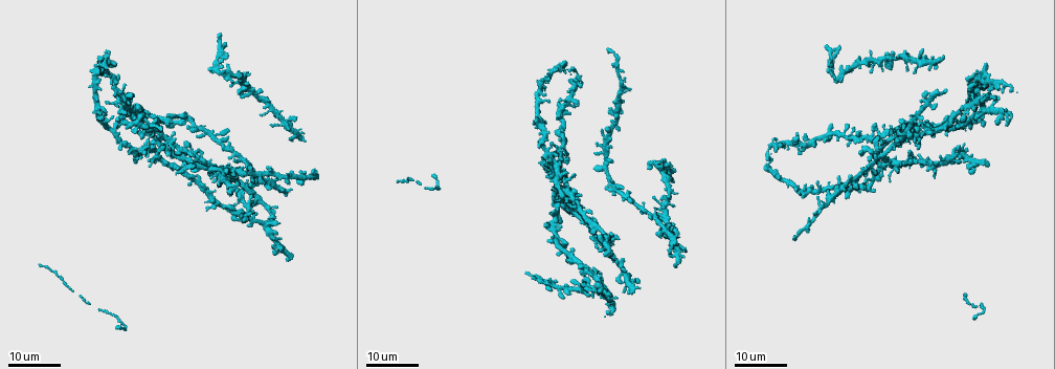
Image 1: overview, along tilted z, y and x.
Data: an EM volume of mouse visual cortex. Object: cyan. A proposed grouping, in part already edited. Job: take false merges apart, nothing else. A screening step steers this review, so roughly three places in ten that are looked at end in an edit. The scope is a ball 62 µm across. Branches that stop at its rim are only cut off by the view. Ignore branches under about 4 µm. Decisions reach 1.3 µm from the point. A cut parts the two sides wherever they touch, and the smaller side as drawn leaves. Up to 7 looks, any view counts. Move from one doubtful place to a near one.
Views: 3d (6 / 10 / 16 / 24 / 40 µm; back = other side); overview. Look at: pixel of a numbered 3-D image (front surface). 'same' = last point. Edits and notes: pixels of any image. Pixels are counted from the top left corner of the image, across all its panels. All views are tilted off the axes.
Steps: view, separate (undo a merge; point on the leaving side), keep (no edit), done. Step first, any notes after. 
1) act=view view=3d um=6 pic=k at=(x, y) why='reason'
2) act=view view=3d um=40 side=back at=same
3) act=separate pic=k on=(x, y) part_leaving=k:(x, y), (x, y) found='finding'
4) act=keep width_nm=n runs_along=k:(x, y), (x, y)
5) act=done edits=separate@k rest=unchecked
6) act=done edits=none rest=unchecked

act=view view=3d um=24 pic=1 at=(125, 124) why='looks like a crossing'

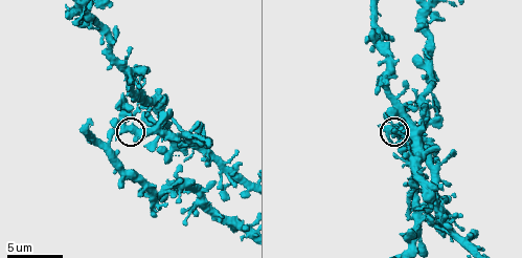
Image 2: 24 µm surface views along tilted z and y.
act=view view=3d um=10 pic=2 at=(128, 130)

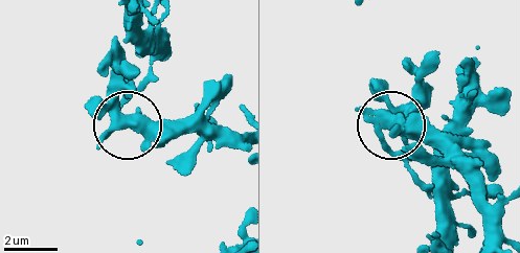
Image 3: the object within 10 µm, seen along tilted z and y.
act=separate pic=3 on=(386, 147) part_leaving=3:(375, 118), (387, 147), (429, 197) found='a second cell is stuck on'

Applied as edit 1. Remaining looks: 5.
act=view view=overview why='see it whole again'

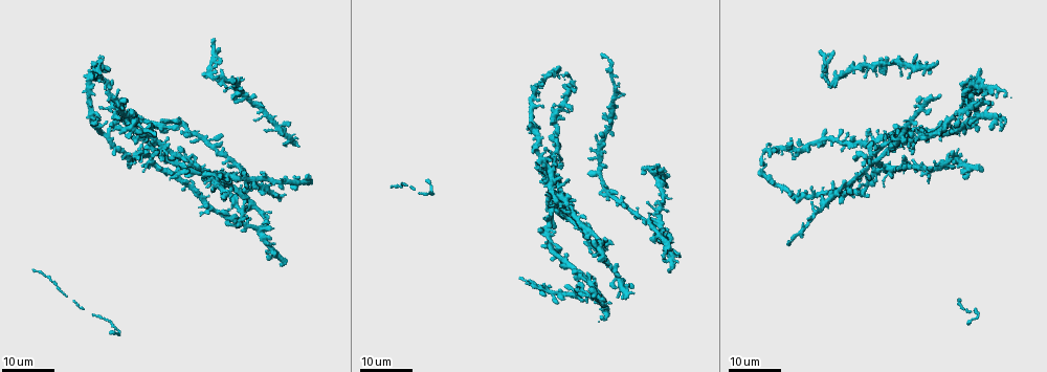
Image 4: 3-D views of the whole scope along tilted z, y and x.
act=view view=3d um=16 pic=4 at=(548, 211) why='a fork'

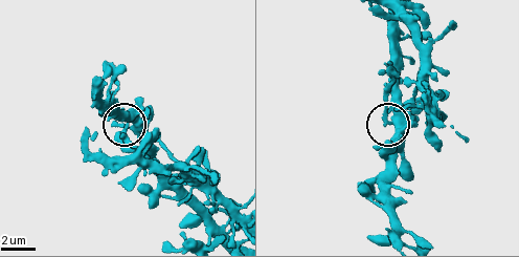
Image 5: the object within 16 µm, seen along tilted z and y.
act=view view=3d um=6 pic=5 at=(127, 125) why='zoom in'

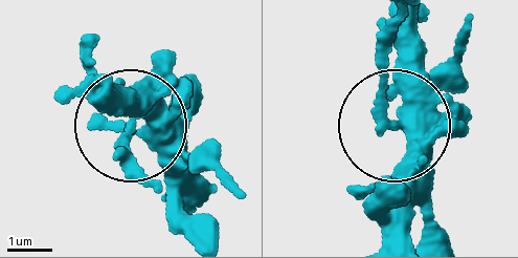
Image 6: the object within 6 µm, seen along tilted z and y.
act=separate pic=6 on=(134, 160) width_nm=330 part_leaving=6:(382, 122), (378, 84), (396, 11) found='two cells meet here'

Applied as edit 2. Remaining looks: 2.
act=done edits=separate@3,separate@6 rest=unchecked

